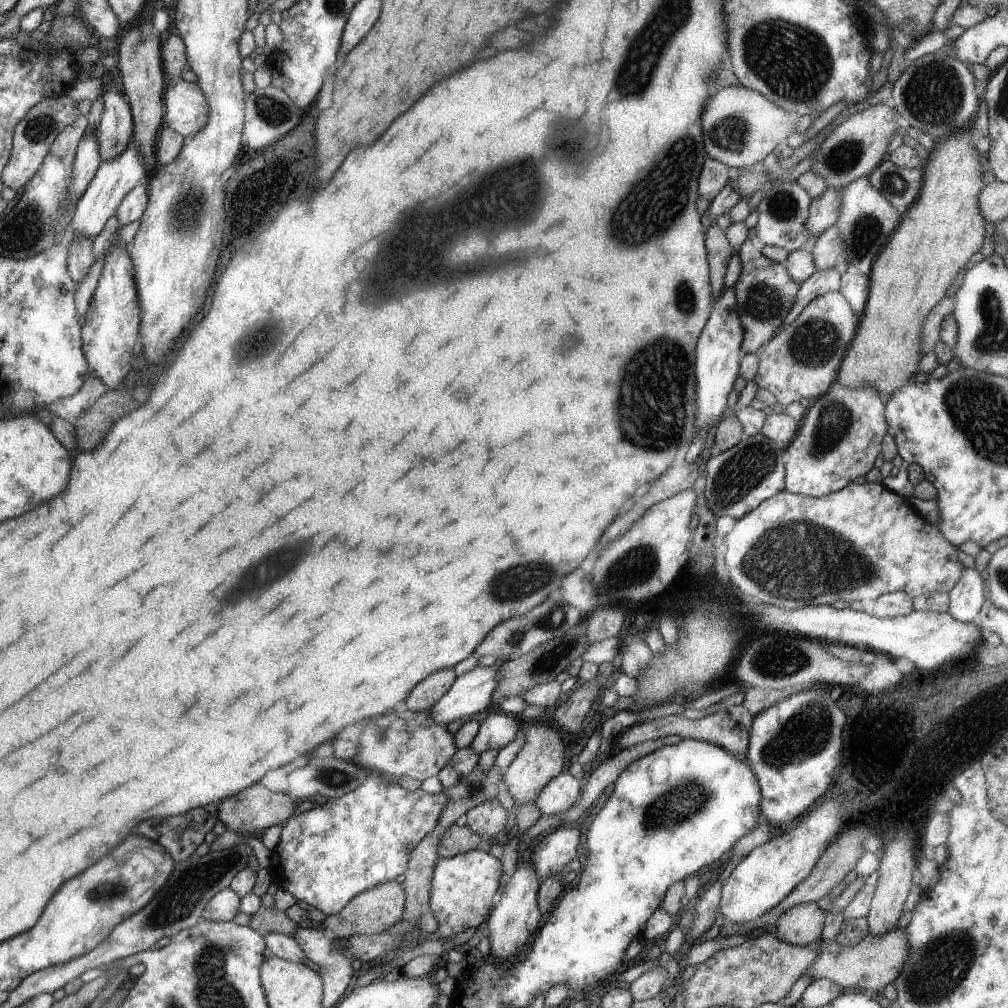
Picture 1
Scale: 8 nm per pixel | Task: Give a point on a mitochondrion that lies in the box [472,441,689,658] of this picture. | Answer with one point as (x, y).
(633, 568)

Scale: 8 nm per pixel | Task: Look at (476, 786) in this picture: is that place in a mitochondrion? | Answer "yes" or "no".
yes

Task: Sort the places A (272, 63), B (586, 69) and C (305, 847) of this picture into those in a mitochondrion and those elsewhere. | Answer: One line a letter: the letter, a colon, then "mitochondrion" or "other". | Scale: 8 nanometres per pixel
A: other
B: other
C: other

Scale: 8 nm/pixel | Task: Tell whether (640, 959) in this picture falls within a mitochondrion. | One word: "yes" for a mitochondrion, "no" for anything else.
no

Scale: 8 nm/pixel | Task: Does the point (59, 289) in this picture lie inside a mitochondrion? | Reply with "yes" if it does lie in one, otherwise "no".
yes

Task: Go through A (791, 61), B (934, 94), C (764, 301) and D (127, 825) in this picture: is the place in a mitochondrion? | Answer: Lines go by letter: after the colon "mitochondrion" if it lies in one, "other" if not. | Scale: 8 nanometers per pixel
A: mitochondrion
B: mitochondrion
C: mitochondrion
D: other

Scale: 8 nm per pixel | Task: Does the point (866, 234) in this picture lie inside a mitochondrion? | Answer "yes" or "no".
yes

